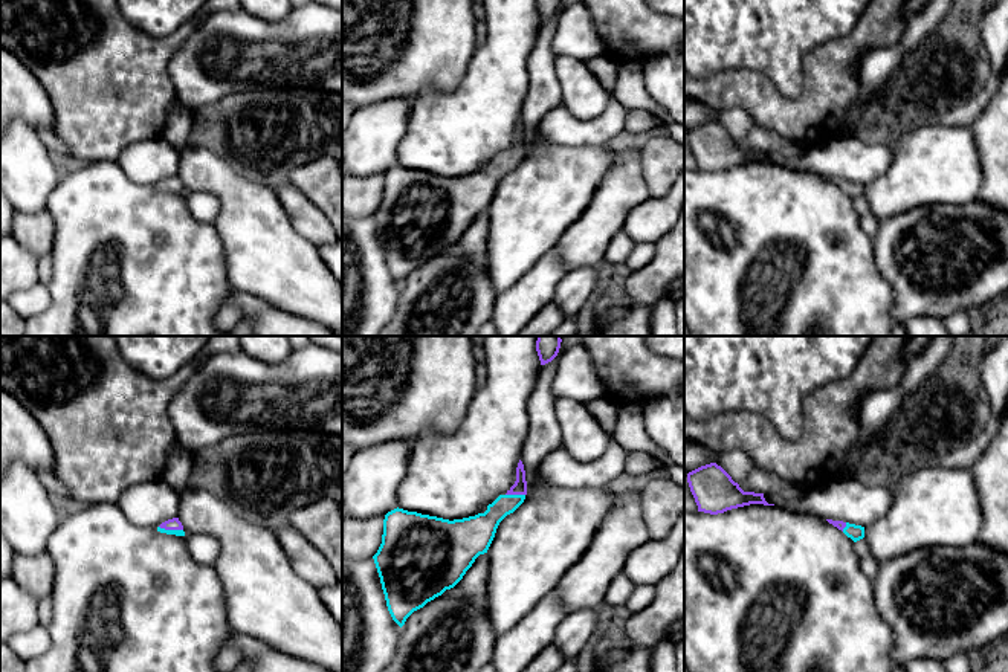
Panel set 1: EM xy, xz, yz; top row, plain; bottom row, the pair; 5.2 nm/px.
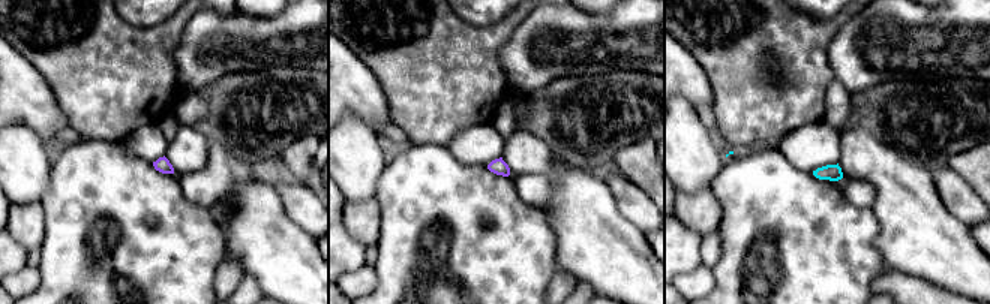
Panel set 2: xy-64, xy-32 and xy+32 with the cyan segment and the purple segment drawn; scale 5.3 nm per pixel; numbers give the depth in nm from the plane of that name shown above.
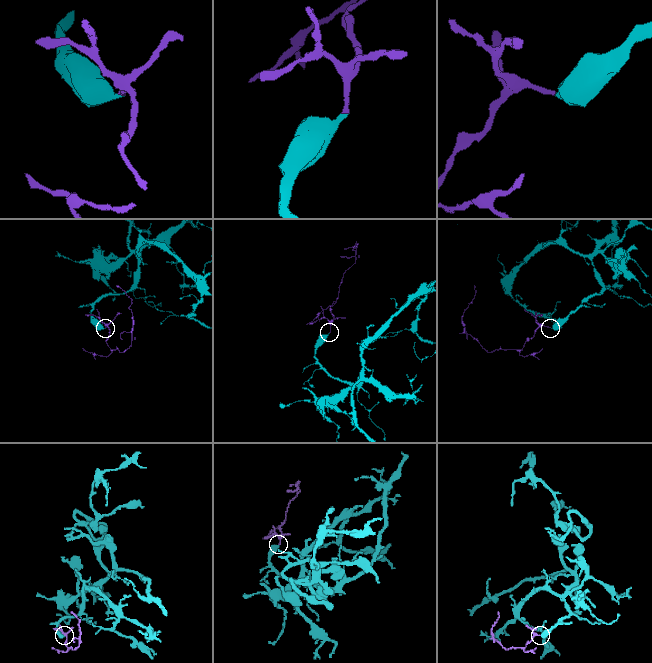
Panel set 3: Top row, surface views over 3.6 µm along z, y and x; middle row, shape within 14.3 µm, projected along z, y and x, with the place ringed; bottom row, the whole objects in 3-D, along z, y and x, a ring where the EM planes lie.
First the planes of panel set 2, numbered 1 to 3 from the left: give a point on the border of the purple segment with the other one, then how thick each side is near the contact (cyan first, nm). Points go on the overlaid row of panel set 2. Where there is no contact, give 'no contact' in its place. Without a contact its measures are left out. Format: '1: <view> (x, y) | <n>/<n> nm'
1: no contact
2: no contact
3: no contact

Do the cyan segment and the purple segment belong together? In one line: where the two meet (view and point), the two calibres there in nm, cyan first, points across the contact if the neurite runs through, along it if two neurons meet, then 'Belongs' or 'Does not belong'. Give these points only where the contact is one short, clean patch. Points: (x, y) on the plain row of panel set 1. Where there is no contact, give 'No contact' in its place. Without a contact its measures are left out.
Touches cyan at xz (515, 153). Thickness 150 nm (cyan) against 80 nm. Path across: xz (481, 187), (515, 153), (520, 145). Belongs

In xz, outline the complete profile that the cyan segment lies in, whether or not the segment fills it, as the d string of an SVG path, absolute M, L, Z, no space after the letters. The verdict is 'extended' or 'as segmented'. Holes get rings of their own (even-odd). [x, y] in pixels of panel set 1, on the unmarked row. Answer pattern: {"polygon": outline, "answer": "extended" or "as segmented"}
{"polygon": "M519 118L515 142L489 162L484 171L449 179L399 165L388 170L383 177L382 202L373 217L393 278L402 286L414 269L454 246L475 217L487 211L499 180L524 160L525 153L525 128Z", "answer": "extended"}

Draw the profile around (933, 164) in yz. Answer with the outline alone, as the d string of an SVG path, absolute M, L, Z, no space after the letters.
M927 124L901 131L887 171L864 185L874 217L901 215L927 205L965 205L981 191L982 166L968 125Z

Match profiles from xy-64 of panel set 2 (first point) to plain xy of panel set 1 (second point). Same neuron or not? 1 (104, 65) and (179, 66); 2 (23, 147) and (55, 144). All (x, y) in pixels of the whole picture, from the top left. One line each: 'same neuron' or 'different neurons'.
1: different neurons
2: different neurons

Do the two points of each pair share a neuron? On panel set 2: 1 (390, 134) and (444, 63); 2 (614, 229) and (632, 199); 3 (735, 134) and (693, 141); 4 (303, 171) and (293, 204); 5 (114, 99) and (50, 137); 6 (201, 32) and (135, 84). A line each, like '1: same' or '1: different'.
1: different
2: different
3: different
4: different
5: different
6: different

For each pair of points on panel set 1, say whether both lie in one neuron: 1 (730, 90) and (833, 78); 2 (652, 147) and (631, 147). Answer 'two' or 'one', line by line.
1: one
2: two

